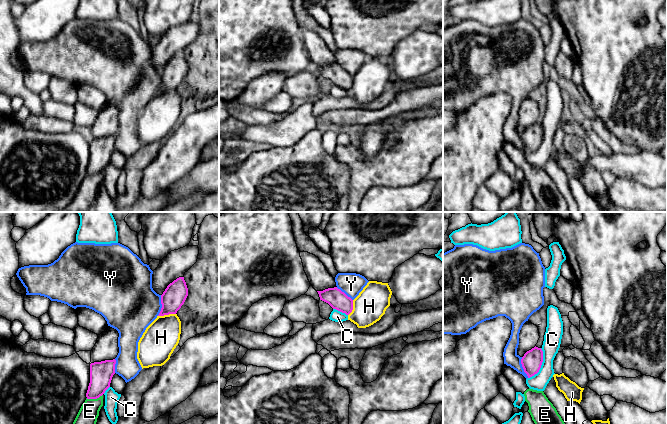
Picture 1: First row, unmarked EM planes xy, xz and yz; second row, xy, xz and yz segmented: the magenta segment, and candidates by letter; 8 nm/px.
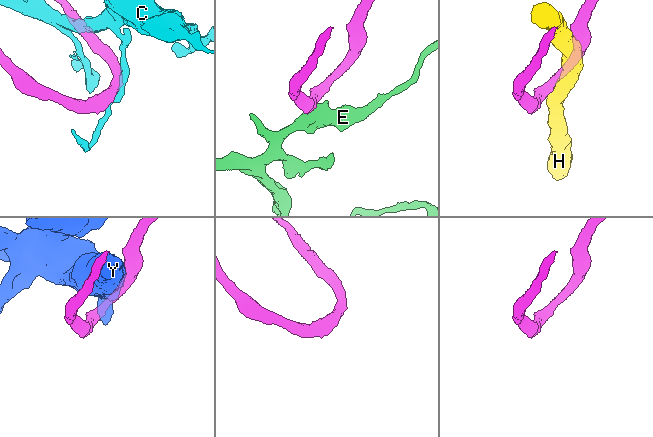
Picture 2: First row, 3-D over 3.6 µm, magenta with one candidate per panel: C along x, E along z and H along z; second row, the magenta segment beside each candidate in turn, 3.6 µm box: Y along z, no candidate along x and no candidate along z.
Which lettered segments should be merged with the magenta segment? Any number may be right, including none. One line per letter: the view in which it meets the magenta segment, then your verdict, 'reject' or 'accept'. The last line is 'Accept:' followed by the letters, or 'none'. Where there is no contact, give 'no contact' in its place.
C: yz | reject
E: xy | reject
H: xy | reject
Y: xy | reject
Accept: none

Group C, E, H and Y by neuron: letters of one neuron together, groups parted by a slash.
C / E / H / Y

